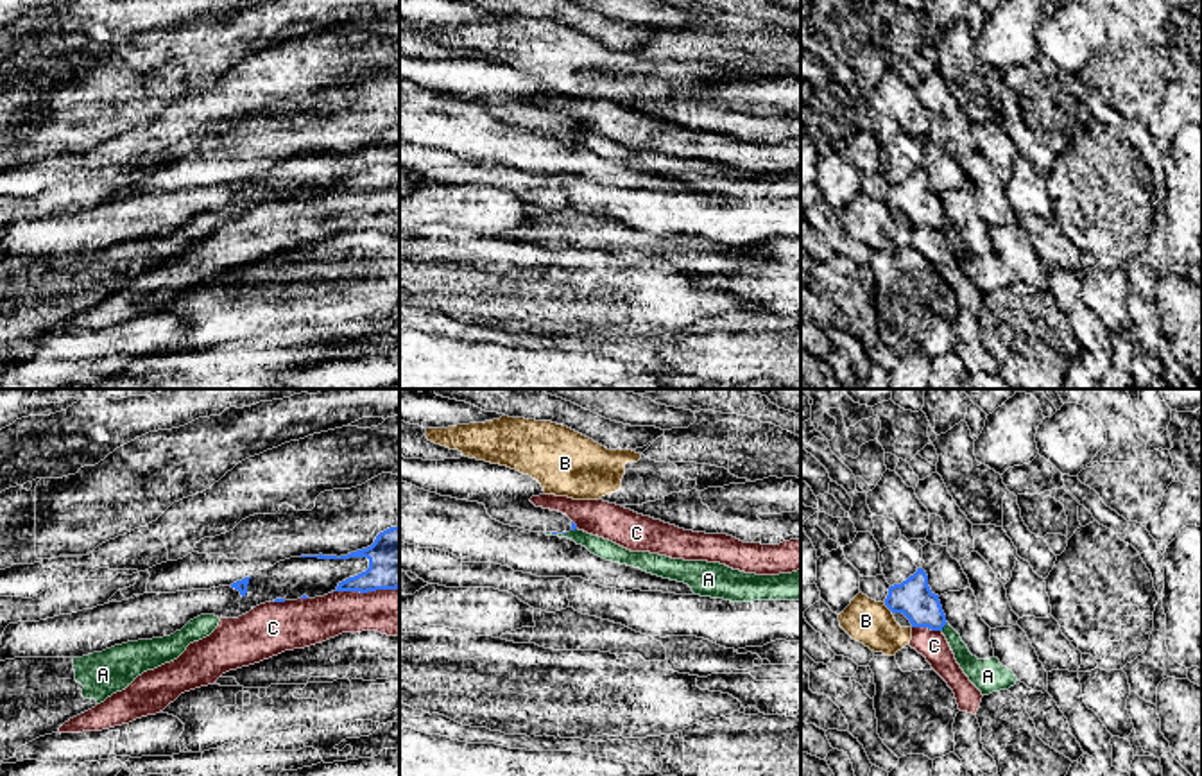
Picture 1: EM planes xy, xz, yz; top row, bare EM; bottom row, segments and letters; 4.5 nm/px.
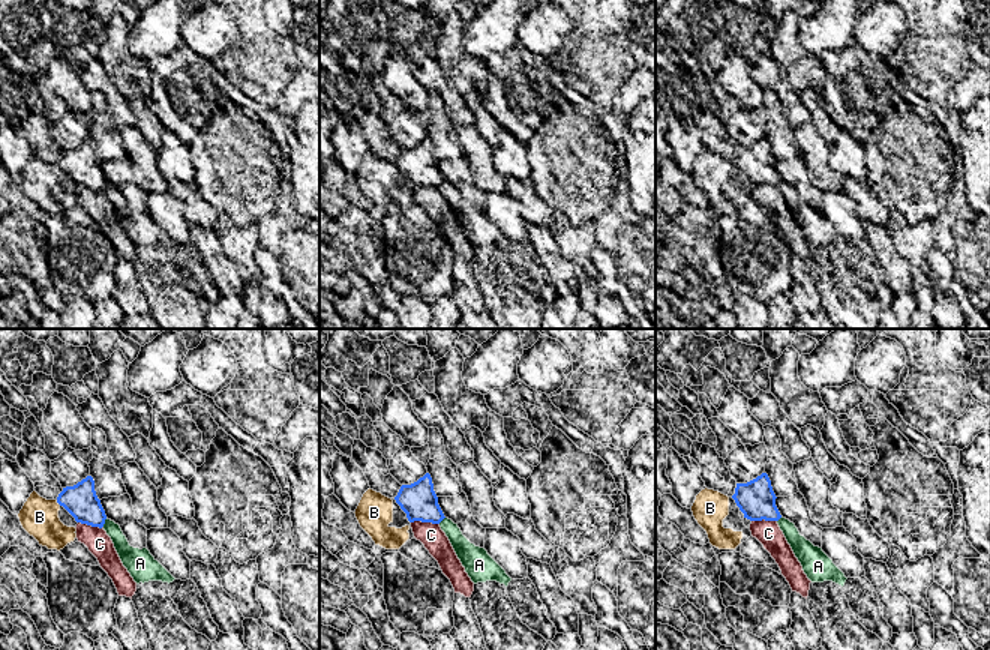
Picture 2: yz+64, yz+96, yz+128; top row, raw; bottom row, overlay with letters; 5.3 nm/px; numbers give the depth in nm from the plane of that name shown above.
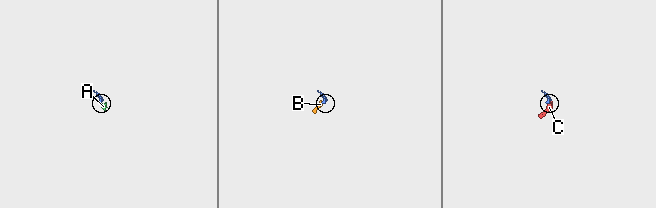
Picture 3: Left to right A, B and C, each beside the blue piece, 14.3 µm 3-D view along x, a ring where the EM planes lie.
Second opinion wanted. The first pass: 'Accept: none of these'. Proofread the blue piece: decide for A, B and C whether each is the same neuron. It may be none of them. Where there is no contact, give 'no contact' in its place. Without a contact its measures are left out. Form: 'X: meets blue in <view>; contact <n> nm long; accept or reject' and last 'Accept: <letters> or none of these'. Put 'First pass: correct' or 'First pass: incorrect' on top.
First pass: correct
A: meets blue in yz; contact 50 nm long; reject
B: meets blue in yz; contact 60 nm long; reject
C: meets blue in xy; contact 300 nm long; reject
Accept: none of these

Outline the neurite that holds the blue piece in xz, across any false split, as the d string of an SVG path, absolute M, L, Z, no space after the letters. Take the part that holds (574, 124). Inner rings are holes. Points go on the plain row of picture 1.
M399 56L399 81L441 95L484 102L493 118L530 131L566 133L577 127L566 113L536 106L530 97L545 93L541 82L507 65L469 56Z

